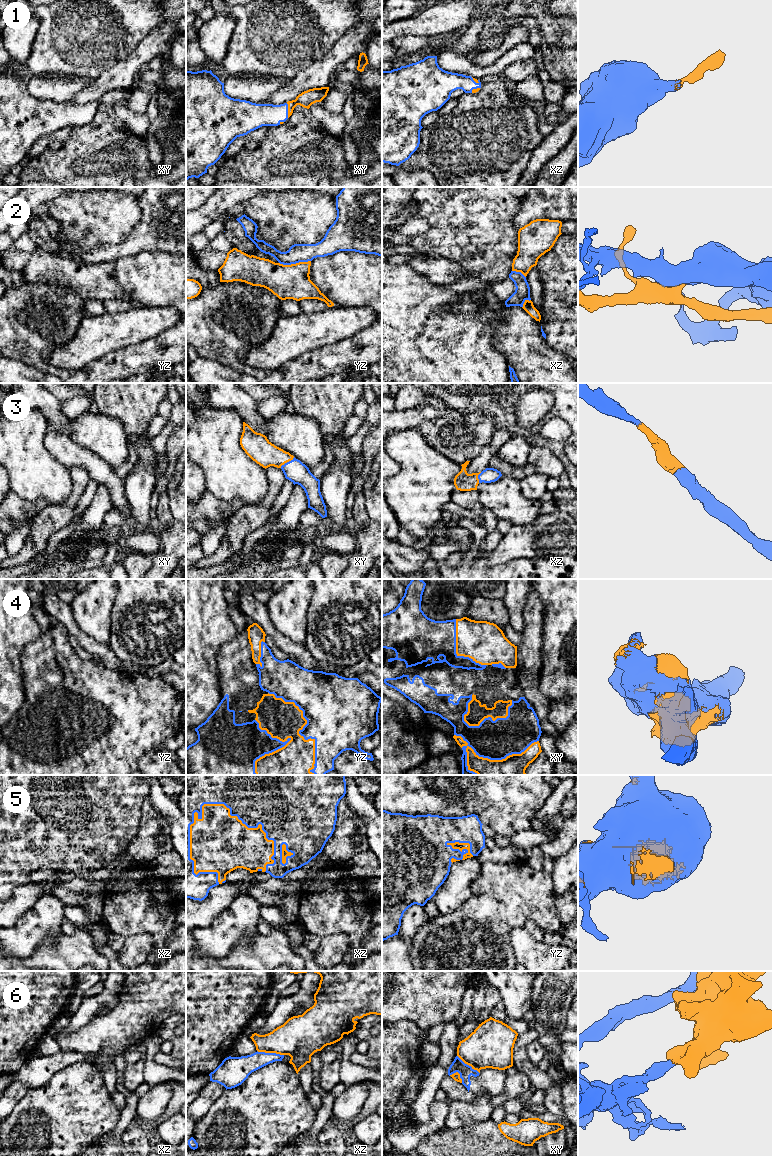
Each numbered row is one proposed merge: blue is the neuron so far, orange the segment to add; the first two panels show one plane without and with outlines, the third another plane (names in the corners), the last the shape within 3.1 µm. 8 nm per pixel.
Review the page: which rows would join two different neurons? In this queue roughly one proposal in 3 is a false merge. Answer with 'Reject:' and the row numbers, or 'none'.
Reject: 2, 6

